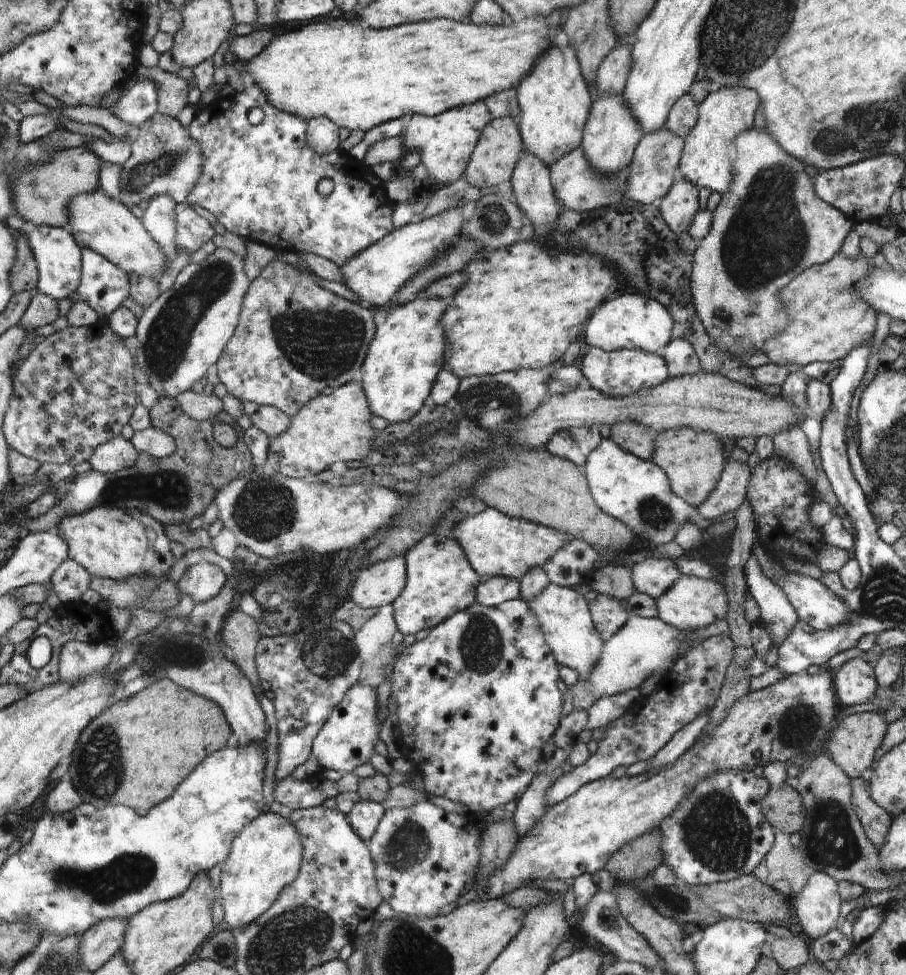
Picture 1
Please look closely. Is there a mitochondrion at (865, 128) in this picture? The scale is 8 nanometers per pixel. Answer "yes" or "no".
yes

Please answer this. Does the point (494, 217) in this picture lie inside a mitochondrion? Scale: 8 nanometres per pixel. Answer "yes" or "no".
yes

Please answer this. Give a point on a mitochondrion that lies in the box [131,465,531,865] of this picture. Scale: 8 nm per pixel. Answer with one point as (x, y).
(265, 509)

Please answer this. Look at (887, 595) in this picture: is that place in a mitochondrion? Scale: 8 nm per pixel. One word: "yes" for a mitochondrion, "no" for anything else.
yes

